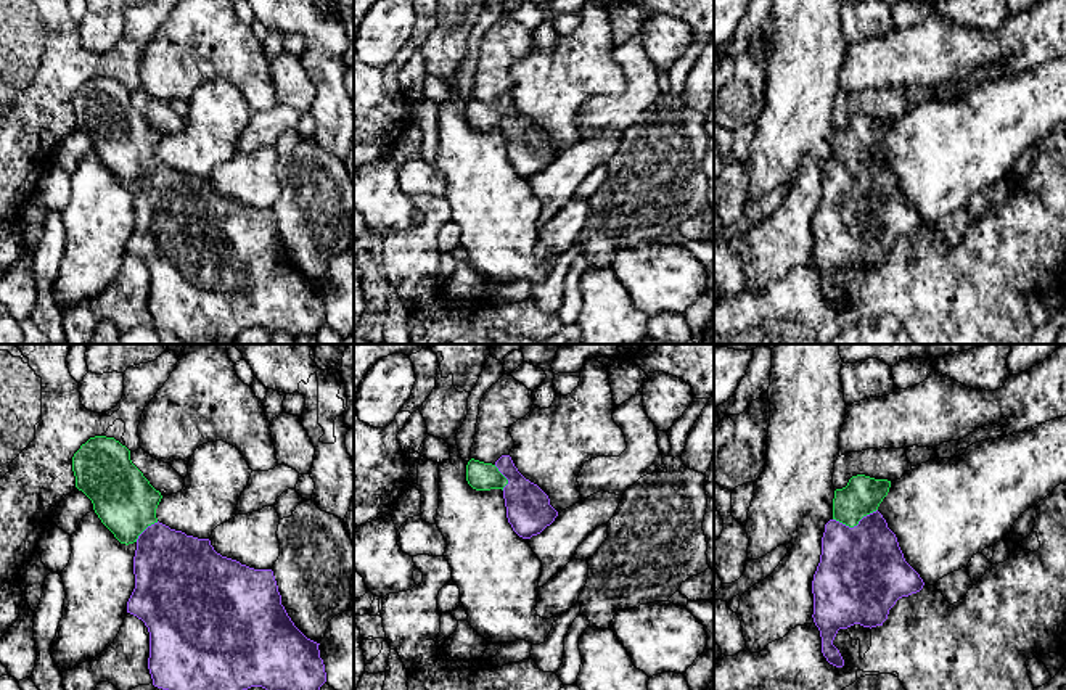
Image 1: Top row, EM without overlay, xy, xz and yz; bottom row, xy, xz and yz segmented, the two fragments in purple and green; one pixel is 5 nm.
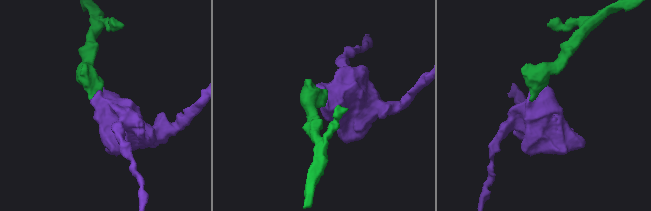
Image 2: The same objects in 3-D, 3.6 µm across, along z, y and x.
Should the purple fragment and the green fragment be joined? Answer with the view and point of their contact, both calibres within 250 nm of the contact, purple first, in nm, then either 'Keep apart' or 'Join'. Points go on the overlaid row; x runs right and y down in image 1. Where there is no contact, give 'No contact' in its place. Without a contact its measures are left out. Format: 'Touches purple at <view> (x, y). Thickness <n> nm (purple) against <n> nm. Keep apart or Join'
Touches purple at yz (854, 526). Thickness 440 nm (purple) against 190 nm. Join

